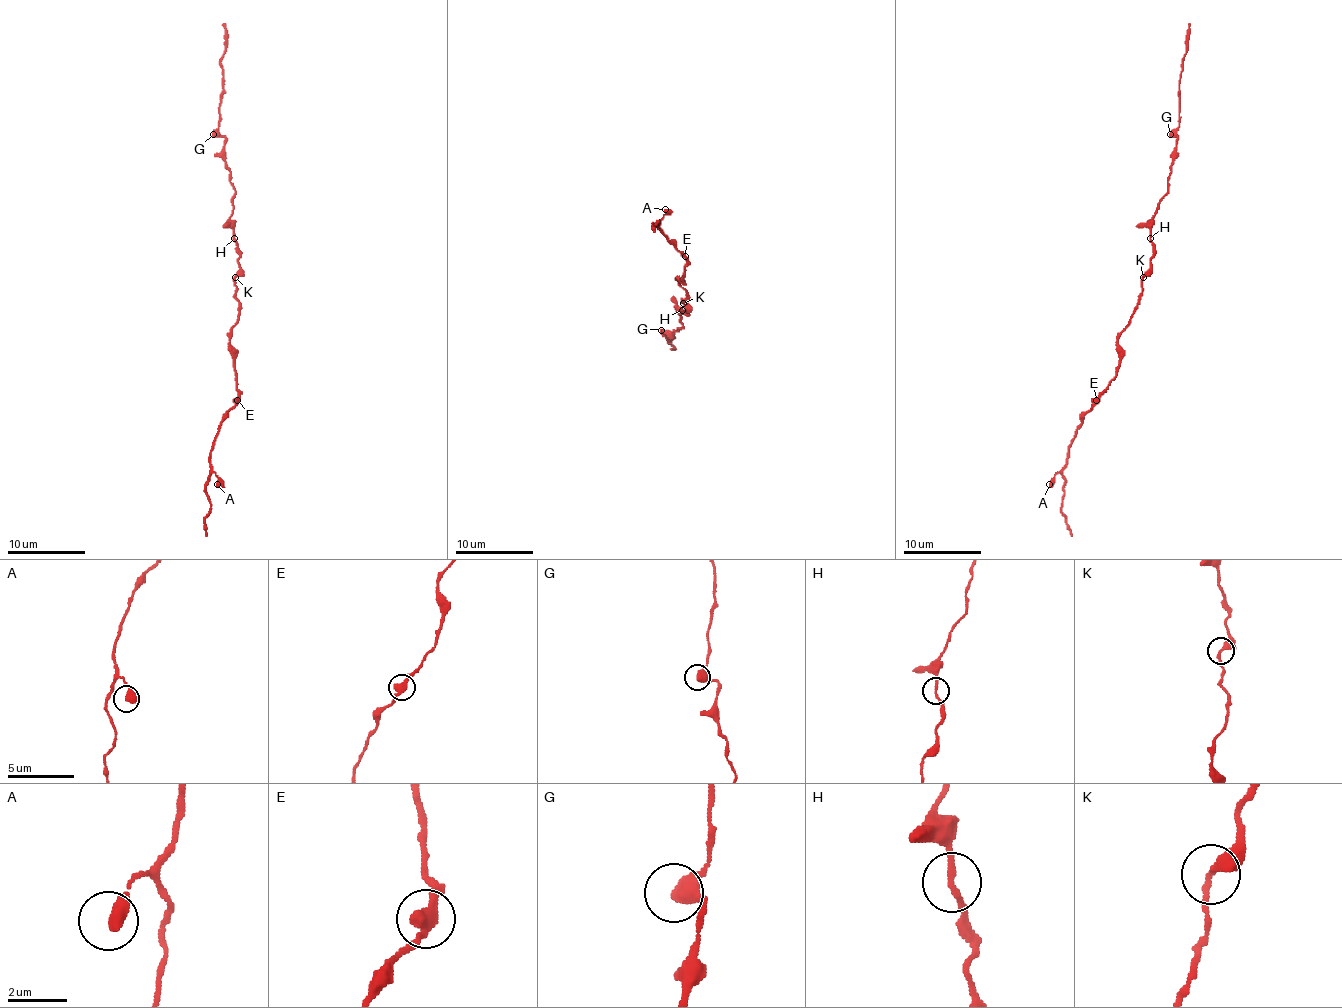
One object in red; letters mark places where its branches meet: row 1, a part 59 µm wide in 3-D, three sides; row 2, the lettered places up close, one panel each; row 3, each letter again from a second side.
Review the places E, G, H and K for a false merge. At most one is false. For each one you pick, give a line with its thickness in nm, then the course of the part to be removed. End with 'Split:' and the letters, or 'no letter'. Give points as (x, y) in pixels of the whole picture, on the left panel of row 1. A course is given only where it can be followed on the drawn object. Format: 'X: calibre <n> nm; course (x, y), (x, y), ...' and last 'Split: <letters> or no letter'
Split: no letter

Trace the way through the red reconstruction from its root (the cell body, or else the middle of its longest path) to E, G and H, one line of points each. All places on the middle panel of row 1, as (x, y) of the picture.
E: (684, 302), (686, 291), (678, 279), (682, 277), (686, 263), (684, 256)
G: (684, 302), (688, 308), (686, 314), (682, 310), (678, 314), (682, 328), (674, 332), (672, 337), (661, 330)
H: (684, 302), (688, 308), (686, 314), (682, 310)

